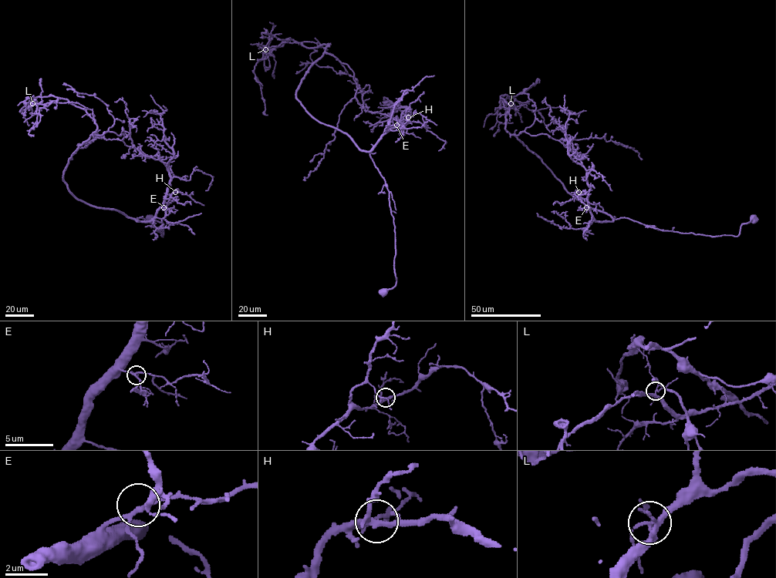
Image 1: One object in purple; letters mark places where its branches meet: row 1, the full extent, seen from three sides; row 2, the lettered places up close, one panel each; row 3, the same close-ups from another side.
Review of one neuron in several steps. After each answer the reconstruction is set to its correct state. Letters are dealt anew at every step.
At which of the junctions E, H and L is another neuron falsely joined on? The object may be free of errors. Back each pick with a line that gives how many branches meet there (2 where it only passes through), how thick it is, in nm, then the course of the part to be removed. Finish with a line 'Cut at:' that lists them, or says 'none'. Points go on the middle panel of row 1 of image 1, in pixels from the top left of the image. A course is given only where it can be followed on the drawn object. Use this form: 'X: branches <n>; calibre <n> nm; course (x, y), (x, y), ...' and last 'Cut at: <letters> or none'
L: branches 5; calibre 190 nm; course (265, 49), (284, 42), (305, 42), (318, 43), (326, 48)
Cut at: L

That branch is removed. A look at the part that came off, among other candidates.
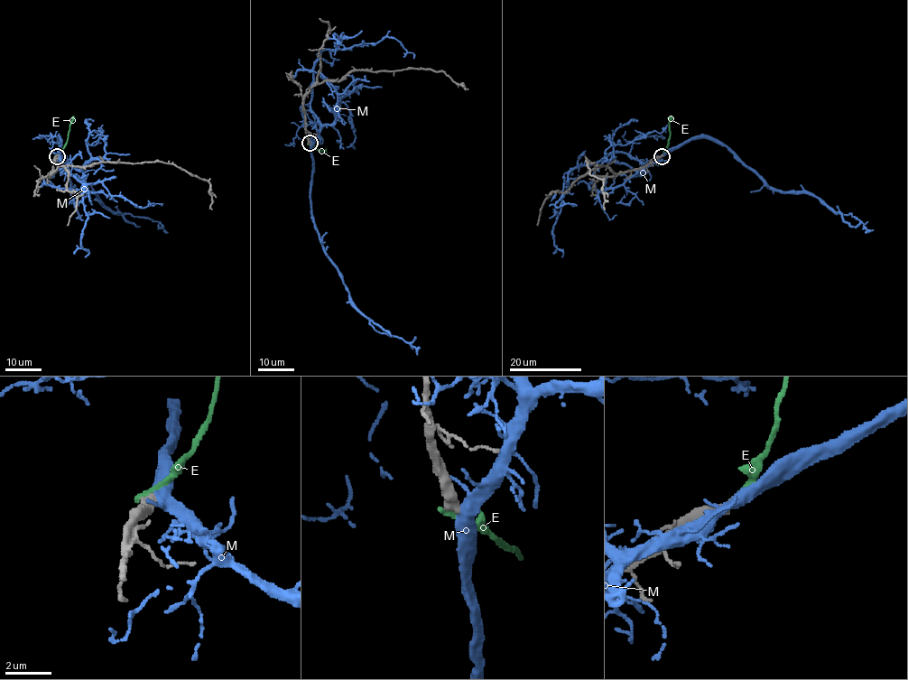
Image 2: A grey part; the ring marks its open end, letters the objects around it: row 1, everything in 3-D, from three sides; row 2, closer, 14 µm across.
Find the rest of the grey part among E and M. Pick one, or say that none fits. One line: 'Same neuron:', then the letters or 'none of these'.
Same neuron: none of these

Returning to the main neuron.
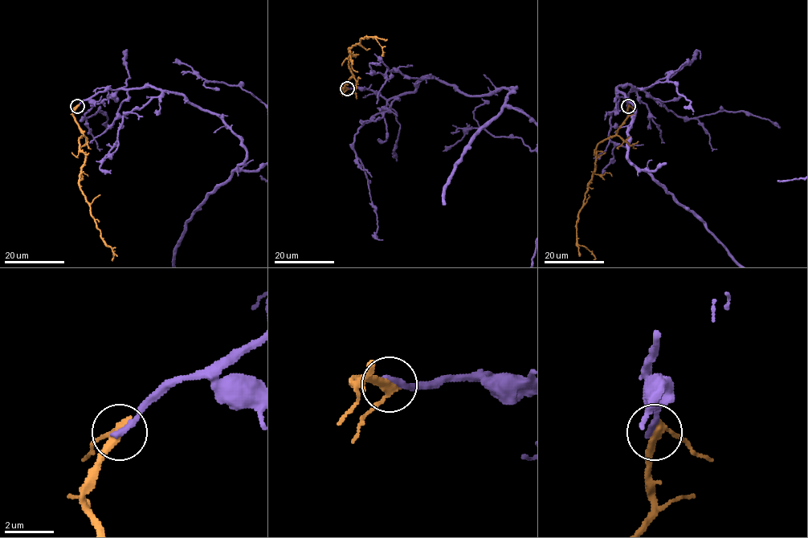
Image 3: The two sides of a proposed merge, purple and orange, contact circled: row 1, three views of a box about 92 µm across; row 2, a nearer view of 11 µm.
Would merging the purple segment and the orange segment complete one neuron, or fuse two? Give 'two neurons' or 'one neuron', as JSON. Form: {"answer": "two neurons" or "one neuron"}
{"answer": "two neurons"}

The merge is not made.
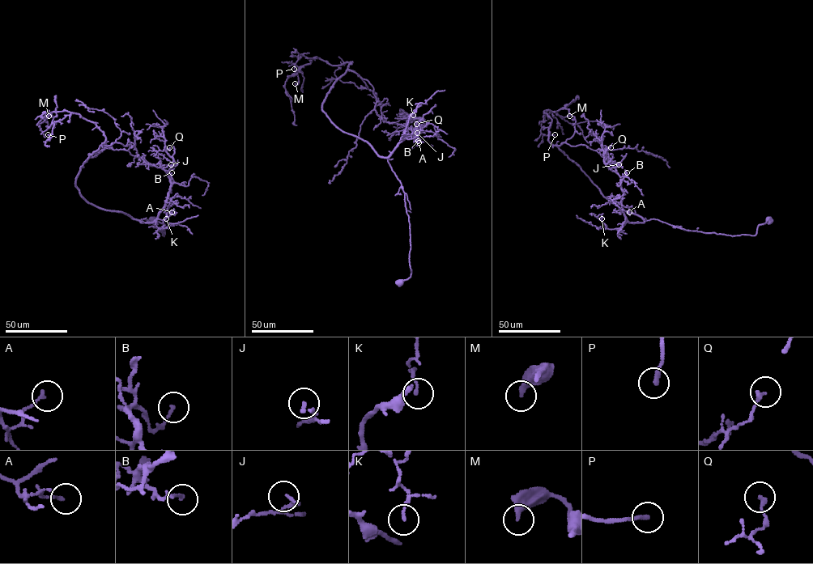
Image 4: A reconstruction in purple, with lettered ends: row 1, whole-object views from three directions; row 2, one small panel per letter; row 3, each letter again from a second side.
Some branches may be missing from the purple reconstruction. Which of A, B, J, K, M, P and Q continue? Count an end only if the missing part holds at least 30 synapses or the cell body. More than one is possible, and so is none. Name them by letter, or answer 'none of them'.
P

